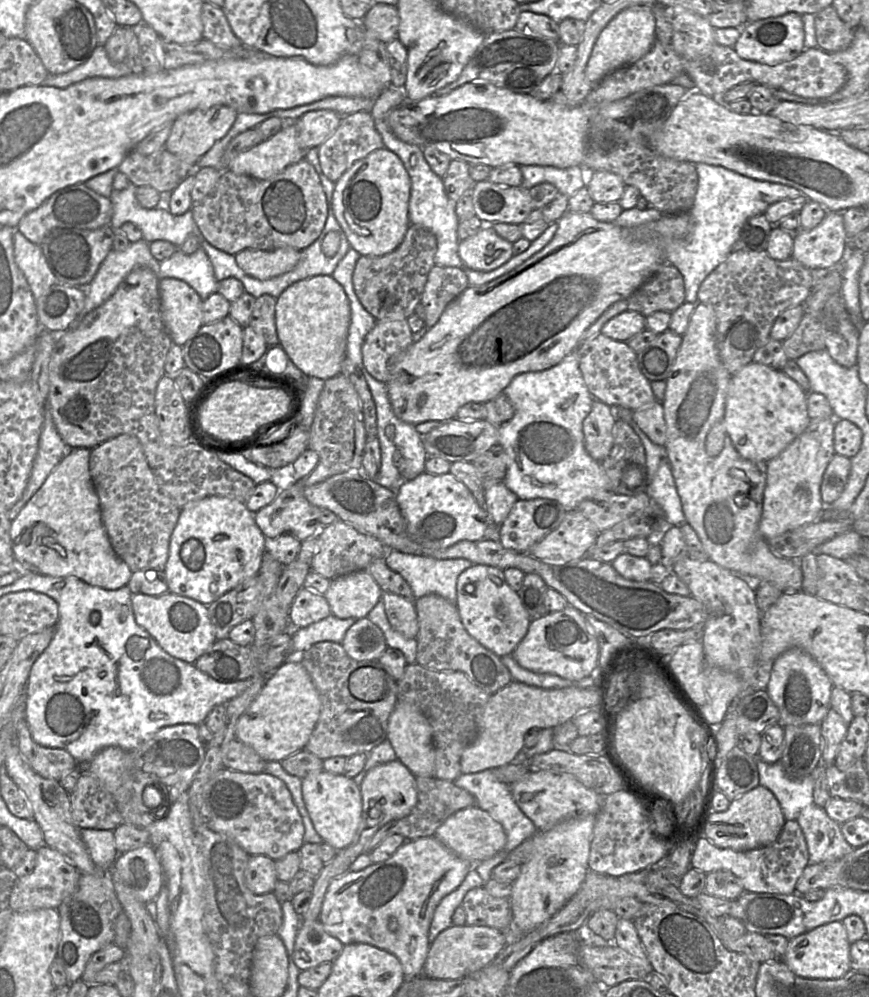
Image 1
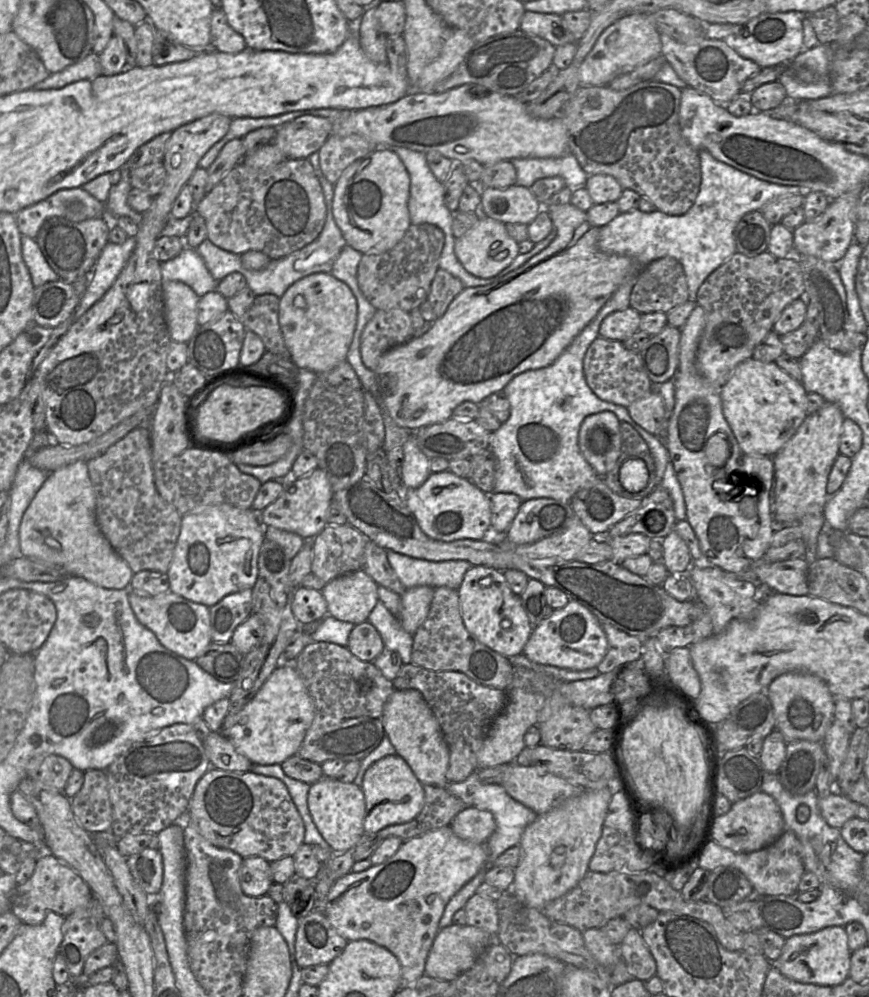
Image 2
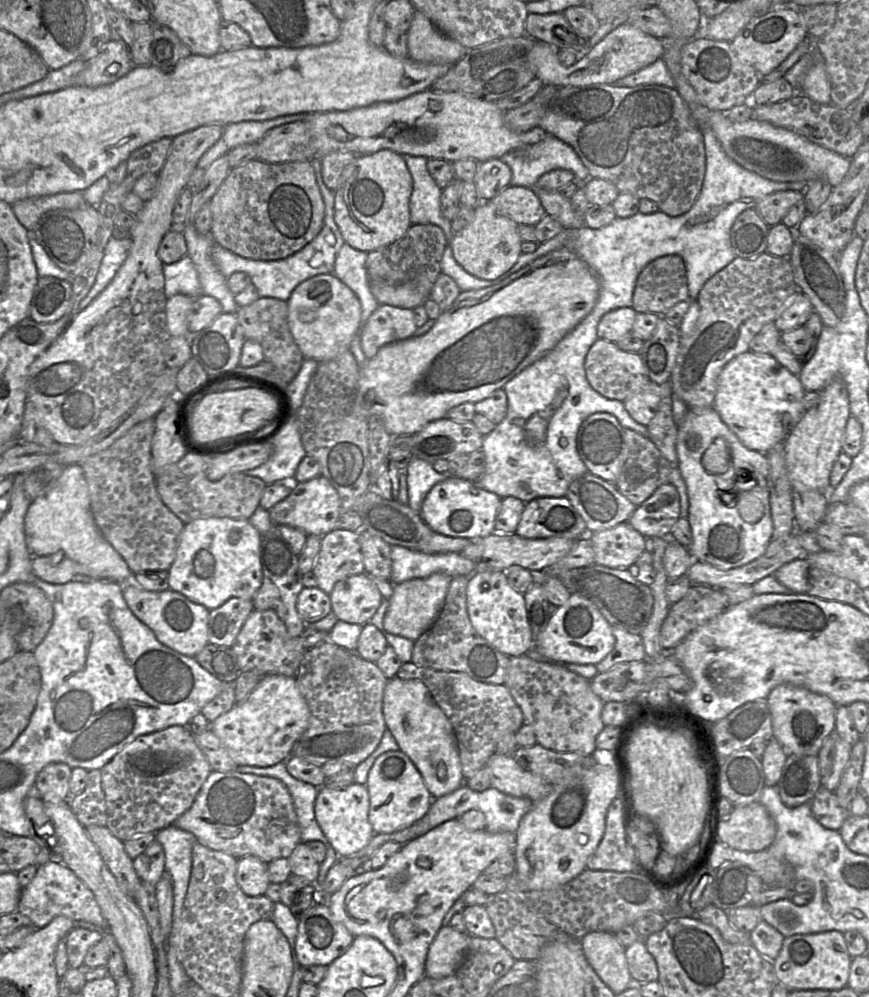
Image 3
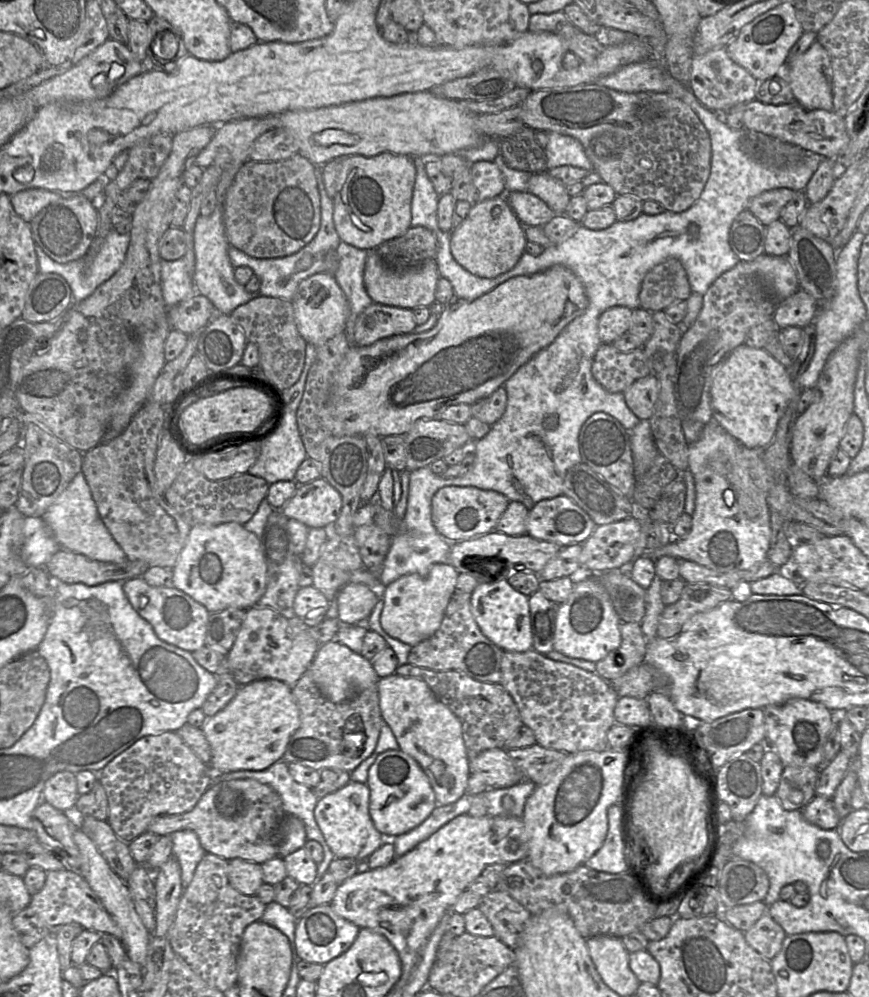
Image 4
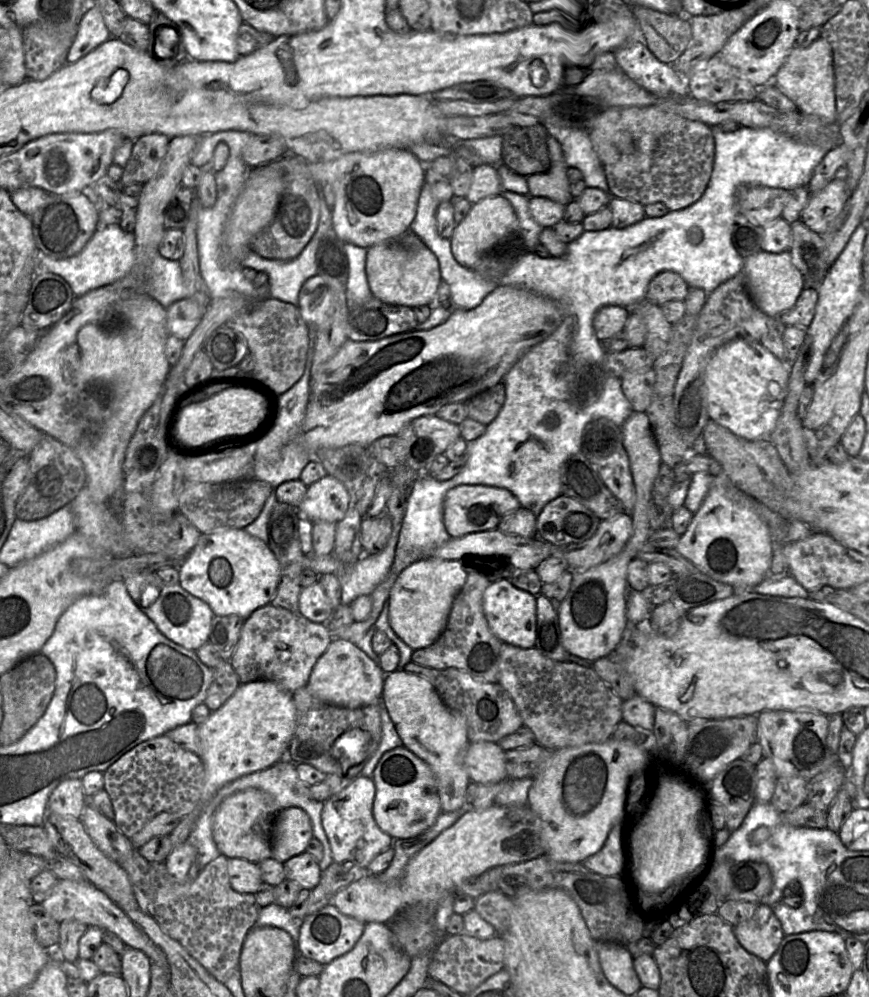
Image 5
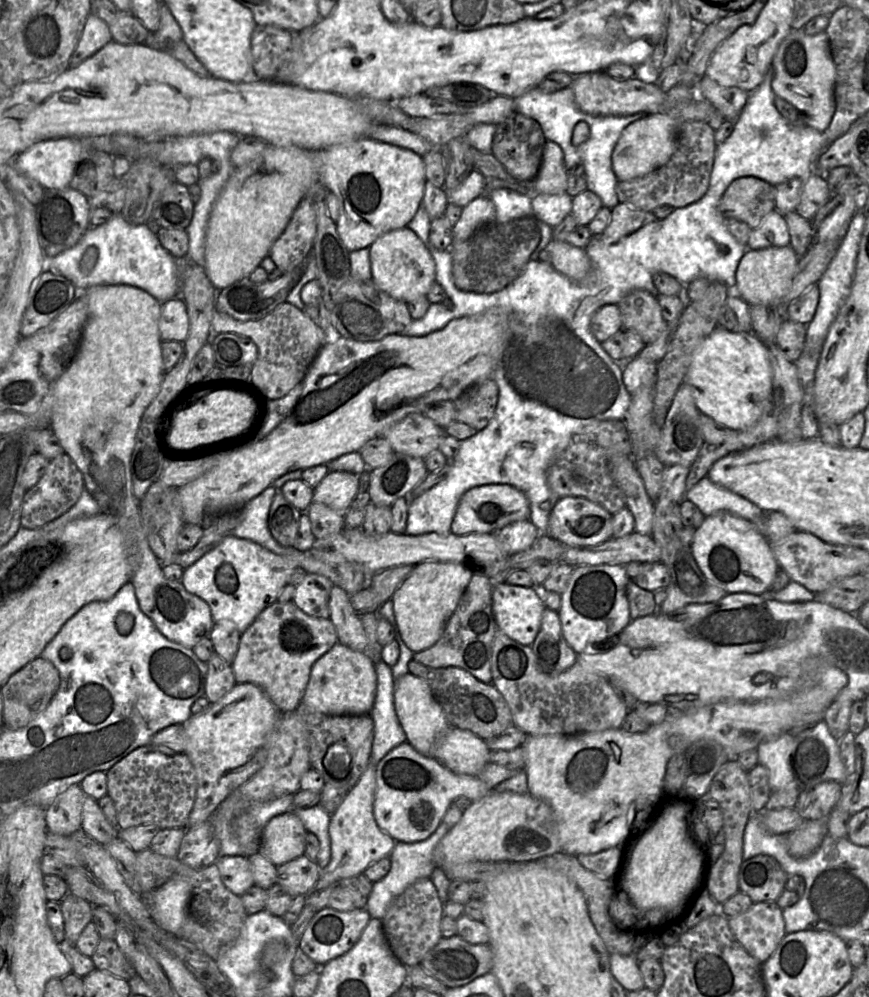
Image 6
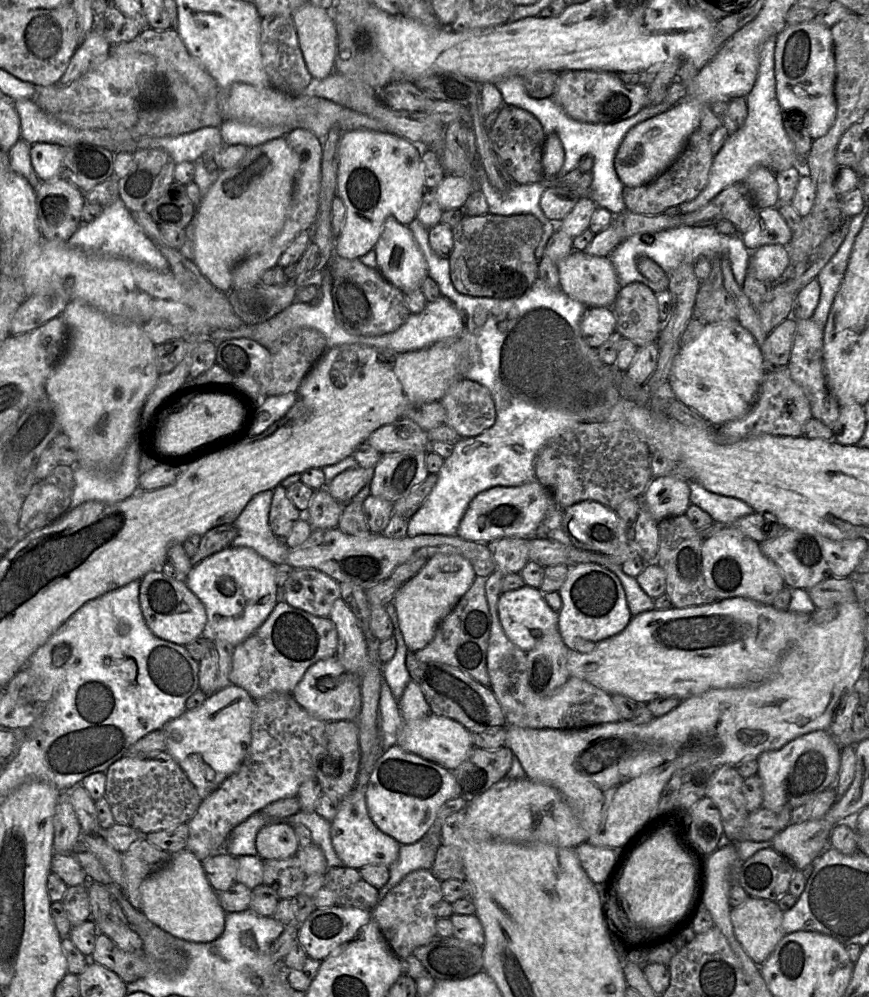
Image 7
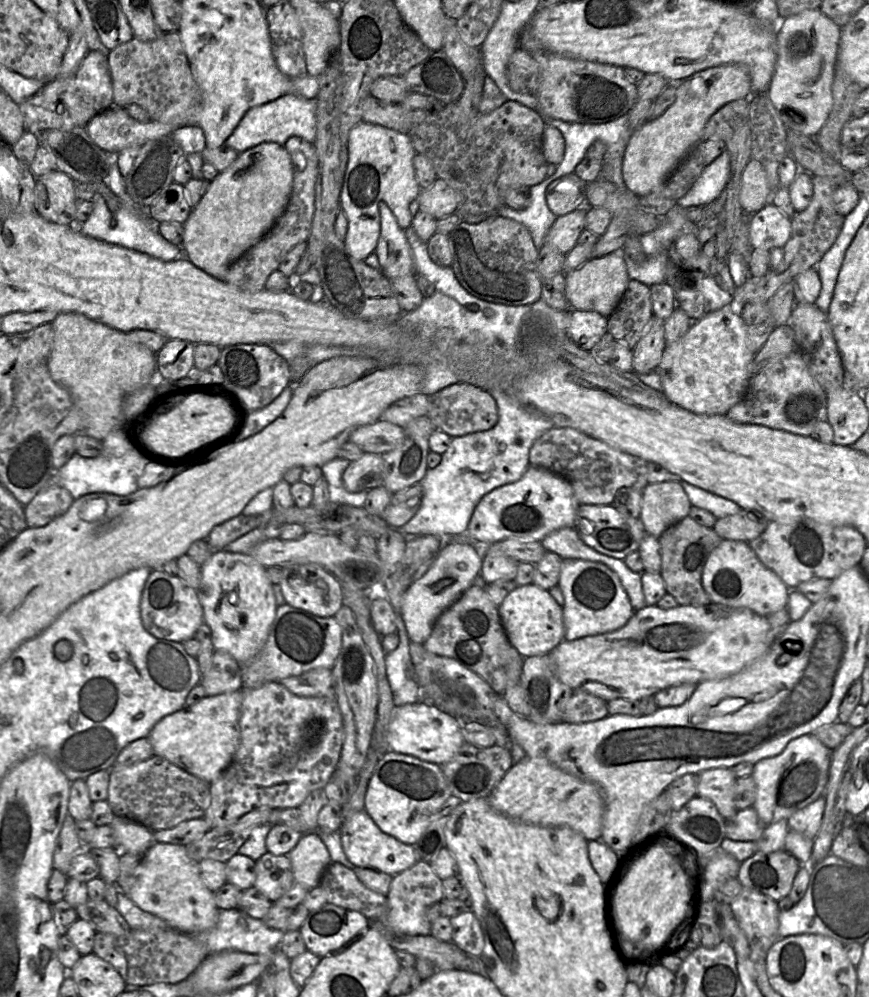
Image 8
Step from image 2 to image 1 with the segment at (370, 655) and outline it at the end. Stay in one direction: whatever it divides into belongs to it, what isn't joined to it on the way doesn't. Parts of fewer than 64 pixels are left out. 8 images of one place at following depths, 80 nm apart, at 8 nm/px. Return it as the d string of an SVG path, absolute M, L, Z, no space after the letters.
M368 617L350 626L340 644L357 661L378 660L388 647L382 630Z

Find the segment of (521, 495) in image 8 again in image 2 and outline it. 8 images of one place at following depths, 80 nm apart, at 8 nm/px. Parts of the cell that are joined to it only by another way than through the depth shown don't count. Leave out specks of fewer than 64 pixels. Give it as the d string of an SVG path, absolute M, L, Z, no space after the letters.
M449 470L432 472L419 488L404 488L403 494L405 503L421 530L432 539L445 542L459 539L482 540L494 531L491 527L489 494L469 479L459 477Z

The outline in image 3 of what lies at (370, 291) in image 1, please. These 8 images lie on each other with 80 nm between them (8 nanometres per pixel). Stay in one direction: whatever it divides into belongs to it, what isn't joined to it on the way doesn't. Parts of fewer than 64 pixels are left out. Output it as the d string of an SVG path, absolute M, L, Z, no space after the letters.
M412 224L394 243L368 253L366 269L370 284L386 286L418 282L431 293L441 274L441 260L446 246L443 230L434 224Z

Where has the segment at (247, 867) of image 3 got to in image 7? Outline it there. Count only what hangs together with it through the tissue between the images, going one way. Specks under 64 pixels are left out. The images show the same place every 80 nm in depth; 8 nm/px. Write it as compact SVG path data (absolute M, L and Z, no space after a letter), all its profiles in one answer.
M218 853L202 862L209 884L216 892L226 891L237 883L237 858L228 853Z

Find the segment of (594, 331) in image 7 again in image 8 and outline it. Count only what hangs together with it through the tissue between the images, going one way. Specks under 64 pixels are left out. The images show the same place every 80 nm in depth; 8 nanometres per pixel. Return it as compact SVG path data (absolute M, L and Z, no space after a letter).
M569 309L567 336L581 349L590 350L608 332L608 318L592 310Z

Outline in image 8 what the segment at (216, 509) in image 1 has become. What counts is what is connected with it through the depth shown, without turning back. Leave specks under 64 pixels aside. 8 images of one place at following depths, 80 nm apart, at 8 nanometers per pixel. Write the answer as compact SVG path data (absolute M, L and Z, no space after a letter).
M219 550L201 565L201 585L197 590L216 650L231 654L241 666L263 648L278 605L267 568L249 554Z

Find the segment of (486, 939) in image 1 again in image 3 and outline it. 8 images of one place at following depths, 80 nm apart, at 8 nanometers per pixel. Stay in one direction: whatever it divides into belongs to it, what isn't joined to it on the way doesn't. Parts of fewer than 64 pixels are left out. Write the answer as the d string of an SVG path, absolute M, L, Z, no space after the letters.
M449 925L441 926L426 957L426 977L439 980L453 974L465 958L471 936Z

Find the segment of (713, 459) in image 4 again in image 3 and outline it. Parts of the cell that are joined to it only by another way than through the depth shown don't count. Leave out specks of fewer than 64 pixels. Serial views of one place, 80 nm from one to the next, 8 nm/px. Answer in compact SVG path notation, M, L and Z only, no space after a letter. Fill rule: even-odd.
M707 407L707 408L689 408L688 412L681 424L678 425L678 435L677 435L677 443L676 443L676 450L677 450L677 456L678 456L678 461L677 461L677 467L679 471L681 472L681 475L686 483L687 487L687 493L688 493L688 498L689 498L689 513L688 513L688 520L690 523L691 531L692 531L692 544L688 547L686 547L690 553L690 555L693 557L695 561L700 561L703 563L708 563L711 564L717 568L723 569L723 570L729 570L732 568L738 568L740 566L746 565L755 559L759 558L762 556L768 545L769 542L772 539L772 534L773 534L773 521L771 517L771 509L770 509L770 491L769 491L769 485L768 485L768 476L769 476L769 462L768 462L768 457L766 454L750 450L746 448L742 442L738 439L738 437L735 435L735 433L722 421L720 418L719 414L717 411L714 409L714 407ZM717 437L722 437L724 438L729 447L730 447L730 466L728 470L723 473L723 474L712 474L709 473L703 466L702 464L702 456L706 449L710 446L710 444L716 439ZM732 489L736 489L738 492L735 500L731 504L726 504L721 500L721 494L724 491L729 491Z

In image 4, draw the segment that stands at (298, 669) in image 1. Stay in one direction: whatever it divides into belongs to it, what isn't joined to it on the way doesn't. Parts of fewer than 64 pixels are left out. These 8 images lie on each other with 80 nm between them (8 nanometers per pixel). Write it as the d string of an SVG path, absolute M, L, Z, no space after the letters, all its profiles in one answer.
M260 679L241 685L235 697L200 728L211 750L210 769L215 774L240 770L262 771L283 760L293 734L300 726L292 687L277 679Z

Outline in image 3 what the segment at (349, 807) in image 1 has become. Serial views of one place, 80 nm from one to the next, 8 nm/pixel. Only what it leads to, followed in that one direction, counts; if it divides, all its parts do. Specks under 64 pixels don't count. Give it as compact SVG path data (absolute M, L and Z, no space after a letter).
M353 783L343 789L320 787L315 800L315 817L330 845L340 858L366 847L375 832L369 822L370 798L366 785Z

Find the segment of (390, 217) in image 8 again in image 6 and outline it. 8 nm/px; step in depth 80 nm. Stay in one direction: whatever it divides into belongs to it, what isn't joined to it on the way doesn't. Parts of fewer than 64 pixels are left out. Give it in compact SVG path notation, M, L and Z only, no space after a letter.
M408 226L381 235L369 251L372 281L378 289L407 304L427 296L436 281L435 261L426 245Z

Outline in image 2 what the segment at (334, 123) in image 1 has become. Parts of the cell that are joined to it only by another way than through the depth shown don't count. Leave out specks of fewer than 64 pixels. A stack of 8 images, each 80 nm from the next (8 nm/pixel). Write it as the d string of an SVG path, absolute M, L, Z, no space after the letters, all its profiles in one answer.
M304 115L277 128L273 142L287 159L308 159L314 152L319 152L331 134L329 119Z

